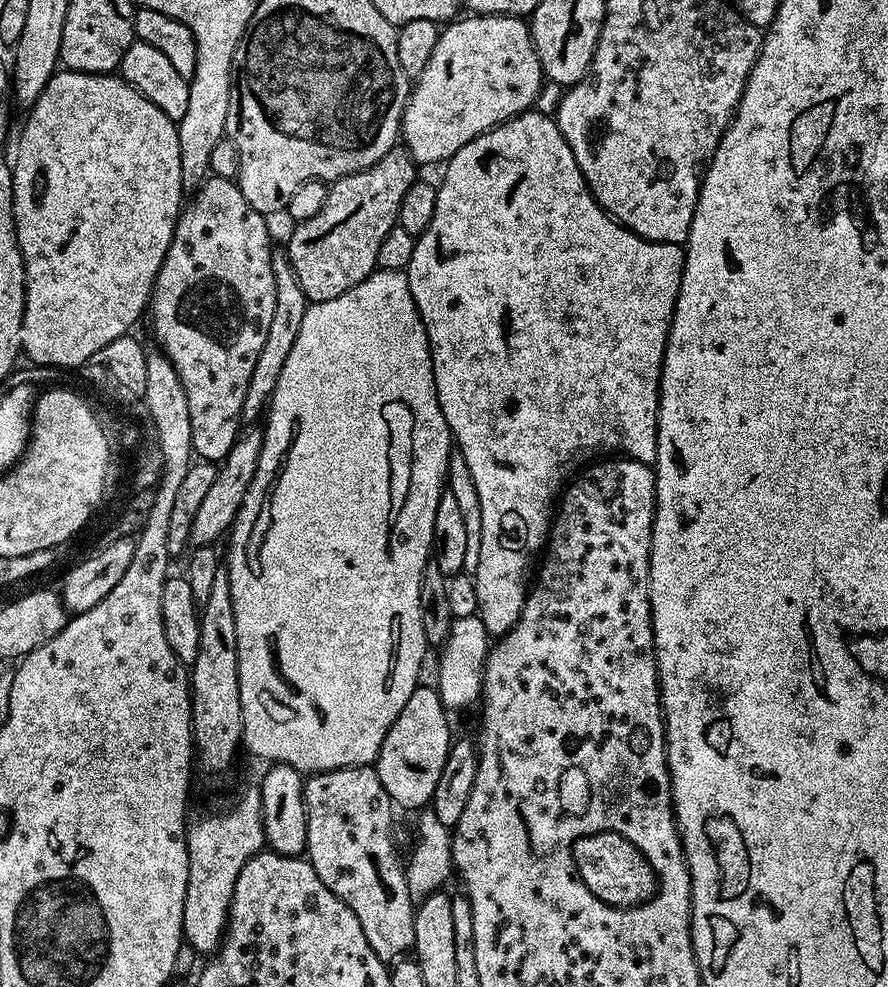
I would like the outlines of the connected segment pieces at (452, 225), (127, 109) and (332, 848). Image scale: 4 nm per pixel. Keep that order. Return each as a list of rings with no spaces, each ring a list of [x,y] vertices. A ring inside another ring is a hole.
[[[529,110],[521,113],[520,116],[504,120],[501,124],[495,124],[489,132],[484,132],[478,138],[466,142],[466,146],[462,146],[462,150],[458,150],[446,161],[445,168],[448,169],[444,172],[444,181],[439,181],[436,190],[434,216],[430,218],[430,226],[426,226],[423,234],[416,237],[414,254],[408,263],[406,275],[410,286],[410,294],[414,298],[417,310],[420,312],[420,319],[424,321],[424,328],[428,331],[428,345],[432,348],[432,373],[434,374],[434,386],[438,394],[438,406],[446,418],[448,429],[452,431],[455,447],[458,452],[464,455],[464,464],[468,467],[468,476],[472,479],[472,488],[476,491],[477,502],[480,503],[480,553],[477,556],[475,553],[474,556],[474,564],[476,560],[474,579],[476,581],[476,593],[478,594],[476,611],[482,618],[489,637],[499,638],[504,633],[509,632],[516,625],[516,619],[520,617],[520,610],[524,605],[526,595],[524,579],[528,576],[528,556],[534,555],[536,551],[537,555],[545,547],[550,521],[554,515],[554,505],[557,503],[566,481],[573,475],[572,464],[578,463],[579,460],[585,459],[584,461],[587,461],[589,459],[587,456],[596,451],[604,452],[600,454],[619,454],[621,457],[637,460],[647,465],[651,465],[655,461],[656,415],[660,405],[660,371],[664,365],[664,347],[668,341],[668,327],[672,324],[672,311],[676,308],[676,295],[680,289],[680,279],[684,277],[684,248],[678,244],[661,244],[659,240],[644,240],[638,234],[631,232],[629,228],[625,228],[623,224],[618,223],[617,220],[613,220],[592,197],[592,191],[589,190],[587,182],[584,181],[582,170],[578,166],[570,146],[562,138],[562,130],[556,125],[555,119],[543,111]]]
[[[67,70],[57,71],[50,78],[50,82],[46,82],[46,86],[42,90],[42,94],[32,107],[27,109],[24,120],[24,129],[20,132],[20,141],[16,144],[16,161],[11,161],[12,170],[12,217],[16,223],[16,242],[20,248],[20,258],[22,261],[22,283],[24,285],[24,317],[20,323],[19,347],[33,360],[36,364],[53,364],[56,368],[76,368],[79,364],[87,365],[92,355],[100,348],[110,342],[114,342],[119,336],[128,336],[131,328],[135,326],[136,319],[140,315],[145,315],[146,309],[149,307],[152,299],[152,287],[156,285],[156,275],[162,266],[162,262],[166,258],[166,250],[170,250],[170,242],[174,238],[174,230],[176,223],[182,211],[182,201],[186,196],[186,189],[182,182],[182,162],[180,161],[180,139],[178,138],[177,121],[166,118],[166,114],[162,114],[162,110],[158,110],[158,106],[154,106],[154,102],[150,102],[150,98],[146,98],[138,90],[130,87],[124,79],[116,74],[105,74],[103,72],[69,72]]]
[[[375,767],[335,768],[309,775],[302,784],[302,803],[306,822],[306,859],[321,882],[352,911],[354,918],[358,918],[358,926],[362,926],[370,950],[385,962],[395,962],[411,953],[416,943],[416,913],[404,877],[405,865],[396,857],[396,844],[392,841],[394,805]]]

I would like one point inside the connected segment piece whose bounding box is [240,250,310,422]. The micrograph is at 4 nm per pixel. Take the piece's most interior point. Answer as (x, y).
(290, 303)

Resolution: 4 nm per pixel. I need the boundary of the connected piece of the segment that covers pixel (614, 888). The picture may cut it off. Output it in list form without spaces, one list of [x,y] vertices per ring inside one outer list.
[[[596,832],[580,836],[572,845],[572,858],[576,864],[577,877],[596,898],[612,907],[636,907],[655,895],[658,885],[653,868],[624,835]]]

